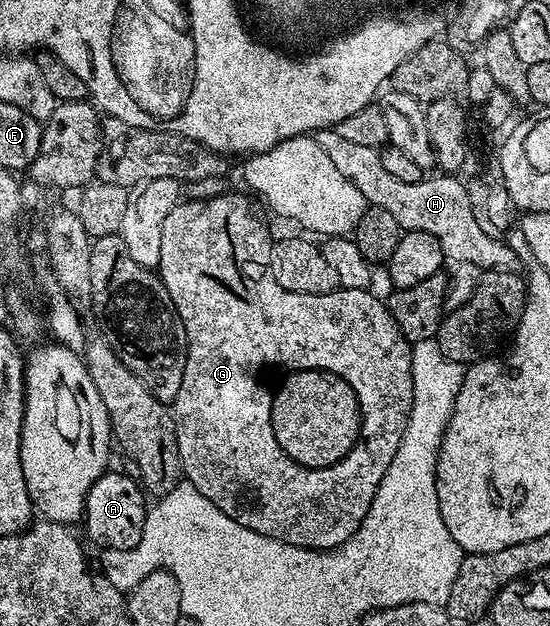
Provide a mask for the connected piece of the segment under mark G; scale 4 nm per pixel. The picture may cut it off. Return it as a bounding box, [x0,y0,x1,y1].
[158,193,414,551]

